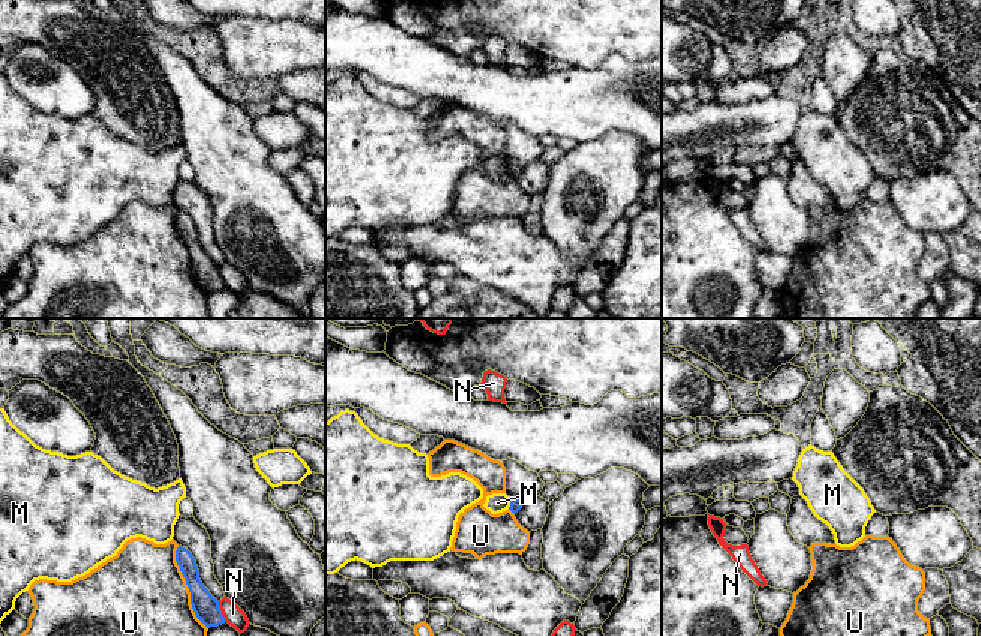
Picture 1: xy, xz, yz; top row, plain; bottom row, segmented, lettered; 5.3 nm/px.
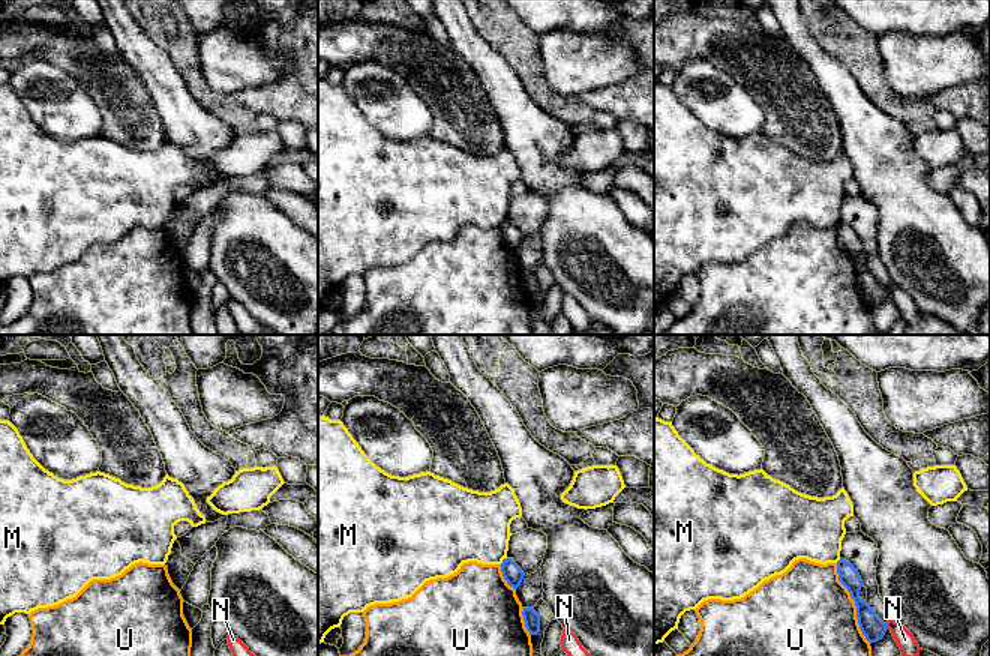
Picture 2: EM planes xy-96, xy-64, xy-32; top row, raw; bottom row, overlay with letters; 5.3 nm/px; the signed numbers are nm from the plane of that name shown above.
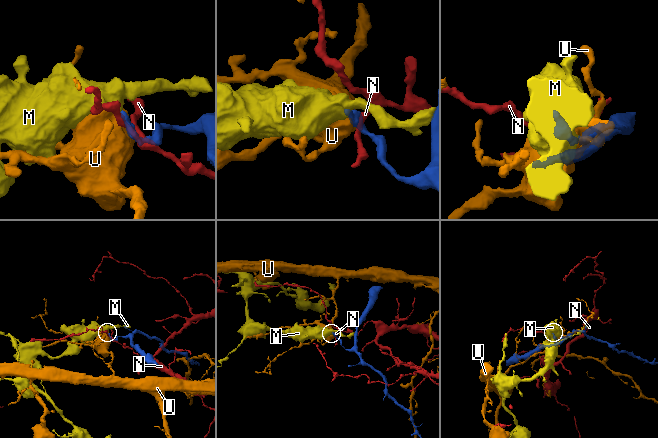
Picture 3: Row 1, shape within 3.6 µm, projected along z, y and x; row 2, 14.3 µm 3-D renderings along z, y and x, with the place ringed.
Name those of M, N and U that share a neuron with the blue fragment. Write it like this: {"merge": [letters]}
{"merge": []}

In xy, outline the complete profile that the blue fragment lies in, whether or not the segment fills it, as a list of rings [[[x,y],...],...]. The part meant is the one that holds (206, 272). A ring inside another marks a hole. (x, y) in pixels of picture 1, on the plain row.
[[[178,210],[176,214],[176,226],[186,244],[190,256],[190,268],[196,282],[207,291],[219,291],[225,288],[225,282],[219,272],[219,266],[210,258],[200,243],[200,234],[192,218]]]

